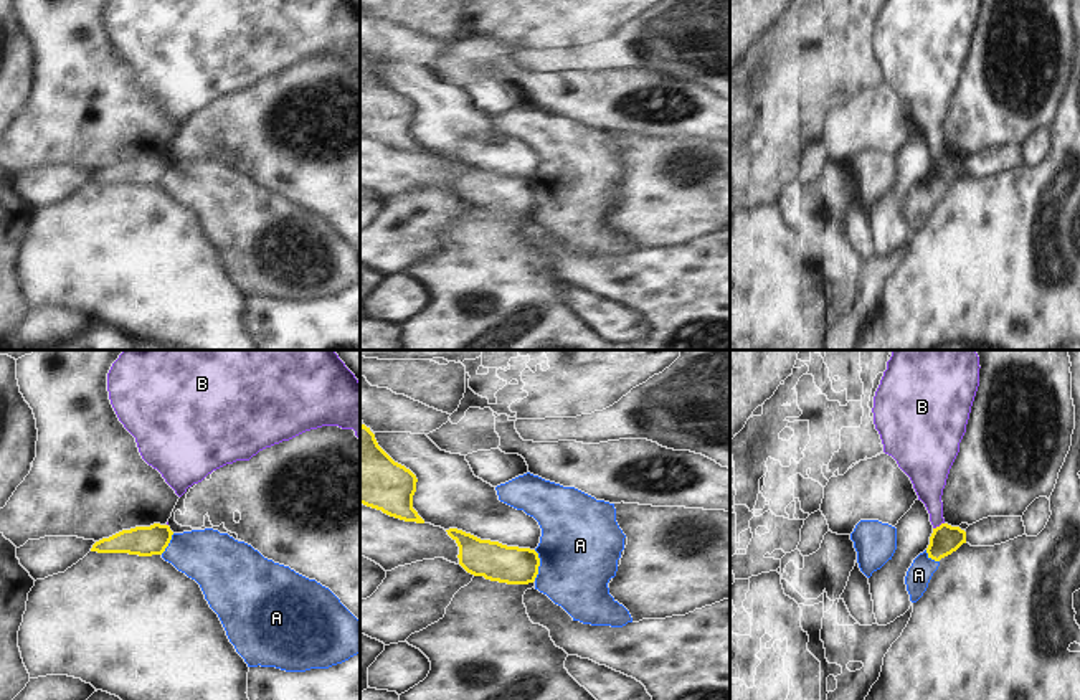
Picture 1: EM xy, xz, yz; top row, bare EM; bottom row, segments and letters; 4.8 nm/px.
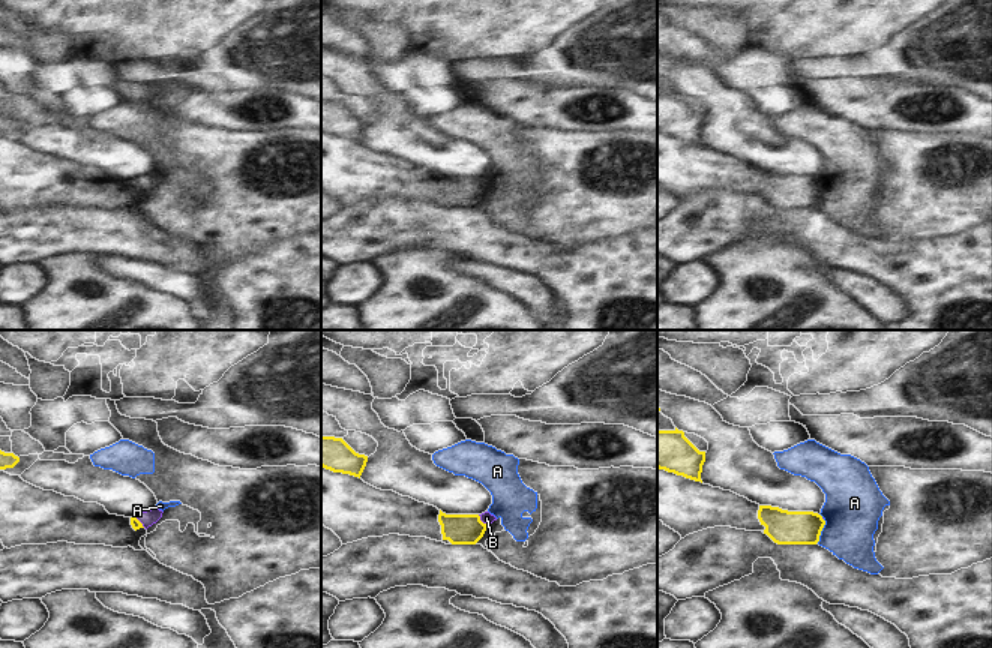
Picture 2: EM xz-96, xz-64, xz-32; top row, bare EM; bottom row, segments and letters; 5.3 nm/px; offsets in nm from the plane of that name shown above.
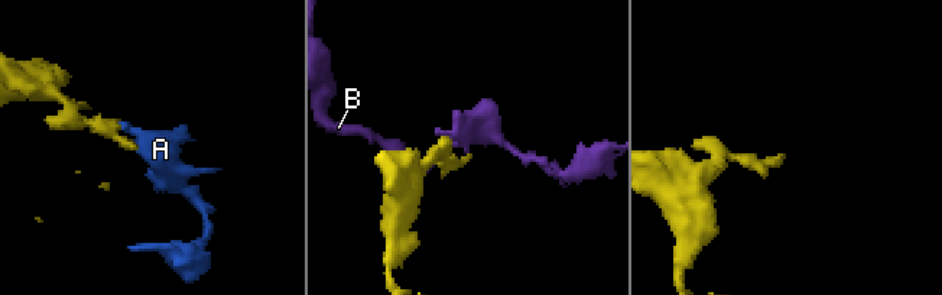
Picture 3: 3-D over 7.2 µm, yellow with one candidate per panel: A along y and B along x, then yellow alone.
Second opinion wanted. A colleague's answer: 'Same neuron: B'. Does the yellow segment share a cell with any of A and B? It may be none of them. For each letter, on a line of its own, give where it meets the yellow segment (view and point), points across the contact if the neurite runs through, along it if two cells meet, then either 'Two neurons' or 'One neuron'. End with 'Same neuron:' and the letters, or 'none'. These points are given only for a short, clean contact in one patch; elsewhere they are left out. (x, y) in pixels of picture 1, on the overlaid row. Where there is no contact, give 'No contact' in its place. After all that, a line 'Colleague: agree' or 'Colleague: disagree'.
A: Touches yellow at xz (539, 565). Boundary: xz (534, 550), (539, 558), (535, 580). Two neurons
B: Touches yellow at yz (940, 525). Boundary: yz (943, 522), (933, 529). Two neurons
Same neuron: none.
Colleague: disagree

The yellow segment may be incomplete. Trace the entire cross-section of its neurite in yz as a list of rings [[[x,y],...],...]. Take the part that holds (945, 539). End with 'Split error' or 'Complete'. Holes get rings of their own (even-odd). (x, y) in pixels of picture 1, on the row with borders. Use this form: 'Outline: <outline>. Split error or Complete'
Outline: [[[941,523],[940,527],[933,528],[930,537],[930,545],[926,548],[928,558],[940,561],[941,558],[956,551],[963,543],[966,543],[964,530]]]. Complete.

